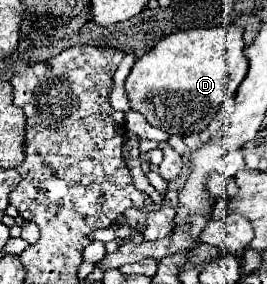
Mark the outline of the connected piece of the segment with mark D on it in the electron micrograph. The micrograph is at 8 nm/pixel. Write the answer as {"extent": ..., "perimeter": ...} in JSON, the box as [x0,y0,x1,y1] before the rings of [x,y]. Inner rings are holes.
{"extent":[126,24,248,136],"perimeter":[[[230,24],[218,28],[194,28],[166,36],[146,56],[136,60],[130,76],[126,78],[126,92],[132,102],[132,110],[140,112],[152,126],[166,130],[168,134],[176,134],[176,136],[200,134],[202,130],[208,128],[208,120],[214,118],[218,108],[224,104],[226,96],[234,96],[234,92],[238,90],[240,82],[246,76],[248,60],[244,58],[242,48],[244,48],[242,28]]]}

